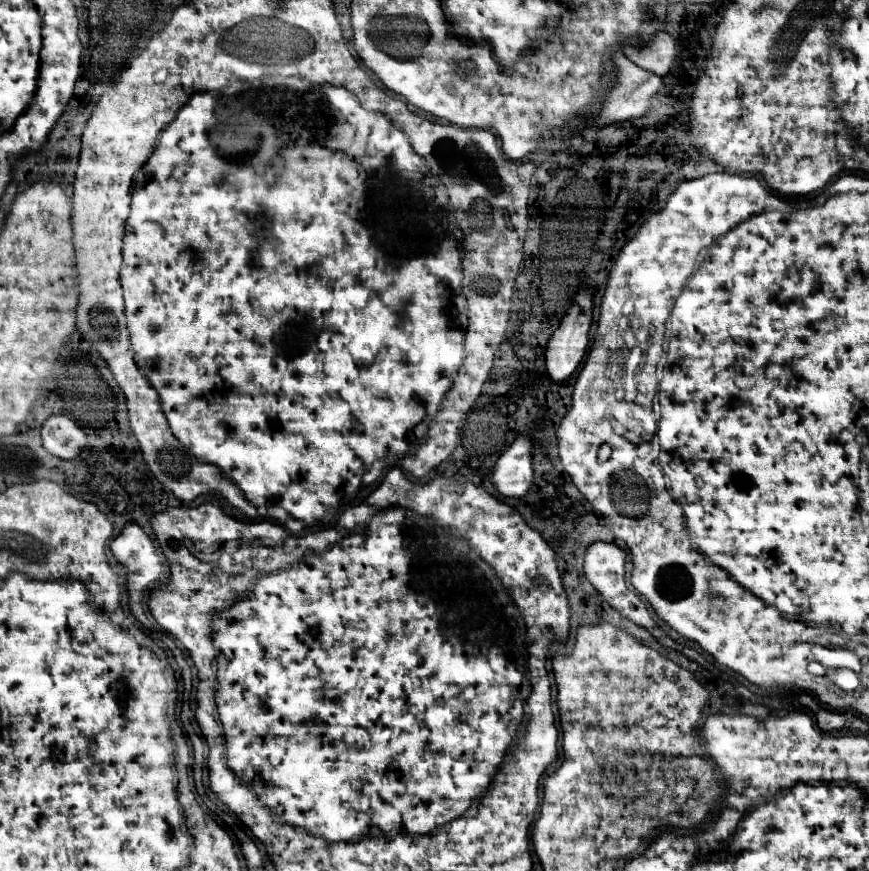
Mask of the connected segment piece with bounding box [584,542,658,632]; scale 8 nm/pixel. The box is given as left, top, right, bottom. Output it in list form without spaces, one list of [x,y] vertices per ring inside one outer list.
[[[594,542],[588,552],[586,552],[586,558],[584,558],[584,574],[586,578],[590,580],[590,584],[604,596],[604,600],[614,608],[618,610],[626,620],[654,632],[658,626],[656,622],[652,620],[652,616],[648,614],[648,608],[646,604],[642,602],[642,598],[628,588],[626,580],[624,580],[624,574],[626,574],[626,552],[616,546],[616,544],[608,544],[608,542]]]

